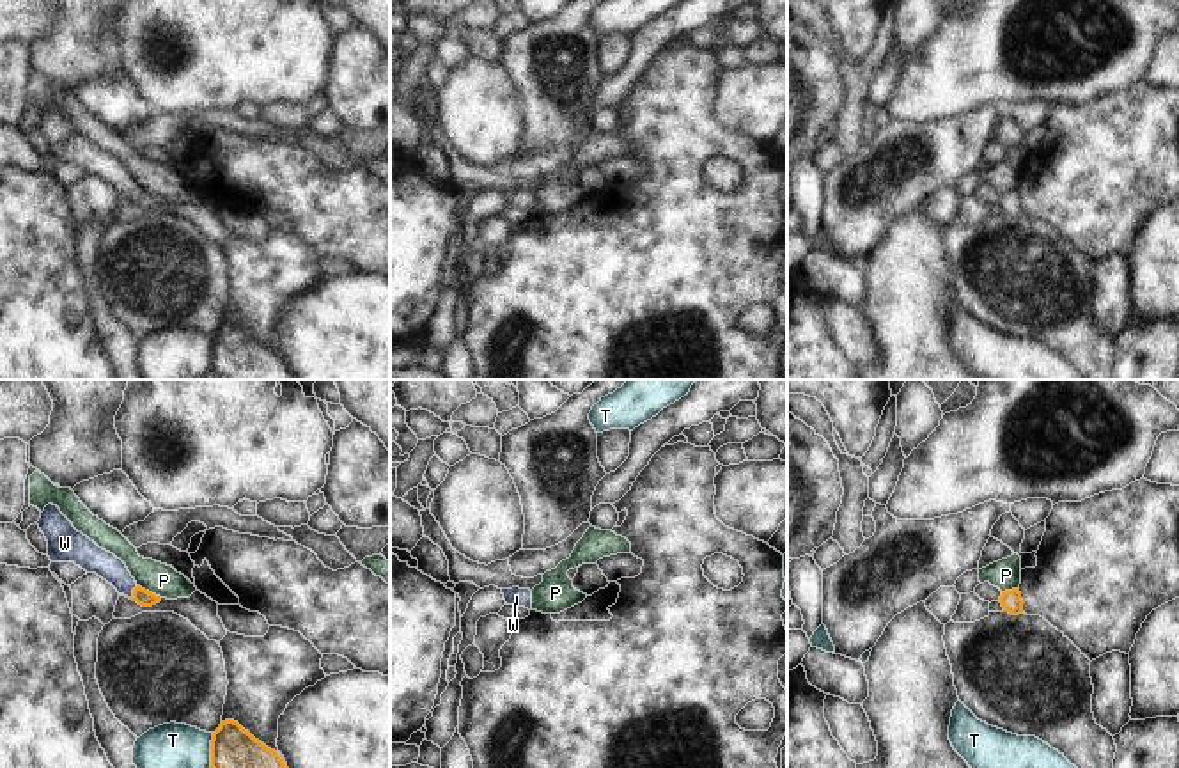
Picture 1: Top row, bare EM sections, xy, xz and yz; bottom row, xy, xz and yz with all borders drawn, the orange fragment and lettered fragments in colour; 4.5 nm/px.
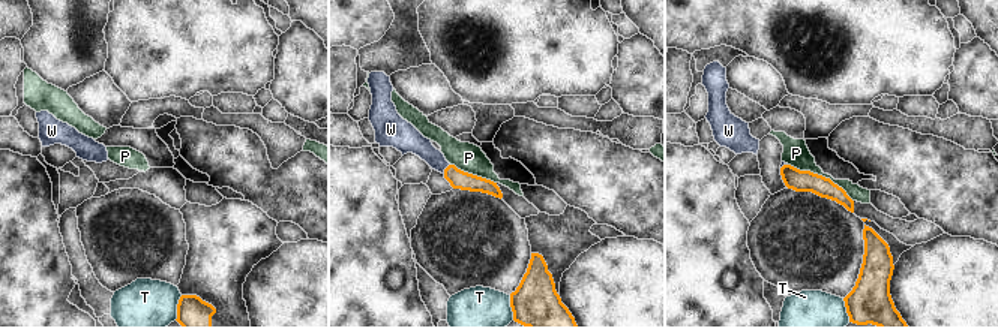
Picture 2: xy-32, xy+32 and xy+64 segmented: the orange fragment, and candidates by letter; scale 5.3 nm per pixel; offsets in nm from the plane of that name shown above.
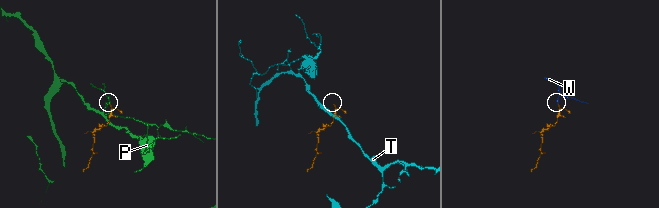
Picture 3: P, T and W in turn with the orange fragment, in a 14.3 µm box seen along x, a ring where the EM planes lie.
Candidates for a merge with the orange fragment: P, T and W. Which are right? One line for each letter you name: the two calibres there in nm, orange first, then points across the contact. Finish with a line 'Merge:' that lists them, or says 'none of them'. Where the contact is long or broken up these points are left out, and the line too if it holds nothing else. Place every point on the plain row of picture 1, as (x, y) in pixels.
W: 70 nm thick on the orange side, 120 nm on the other; runs through xy (142, 199), (133, 195), (103, 165), (91, 160)
Merge: W

